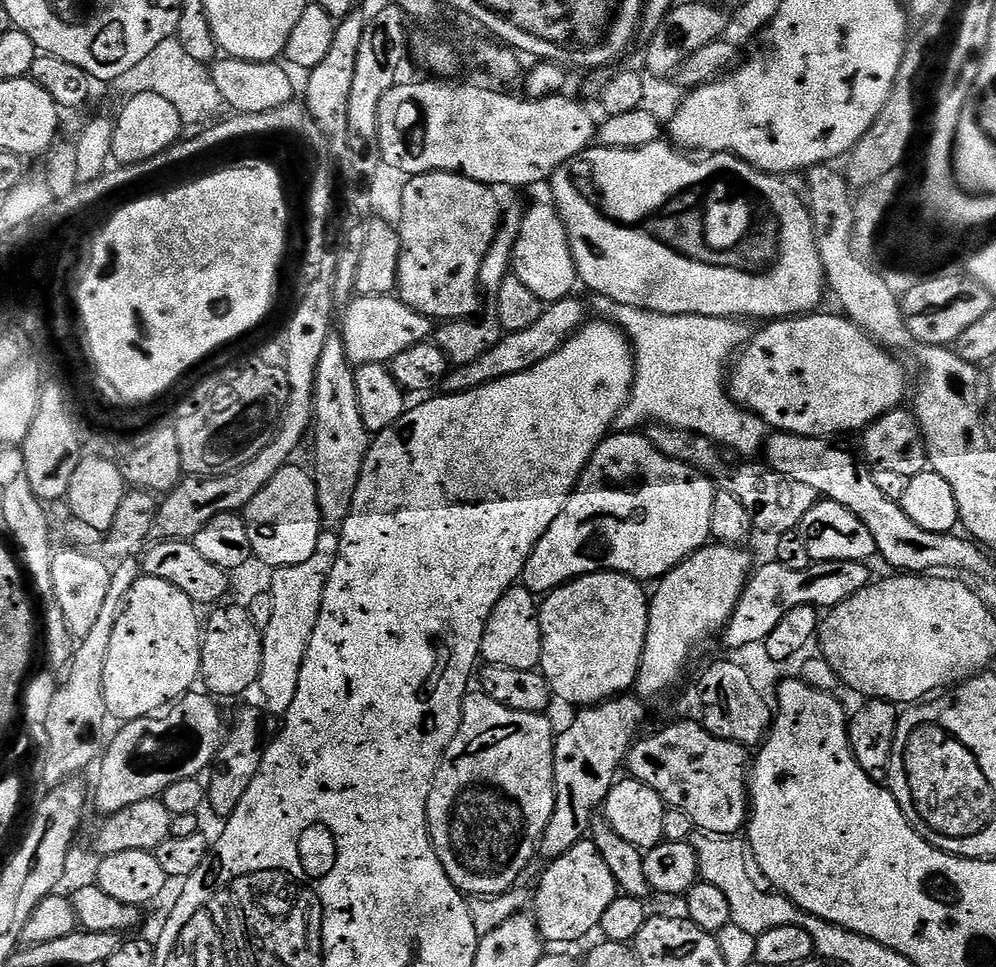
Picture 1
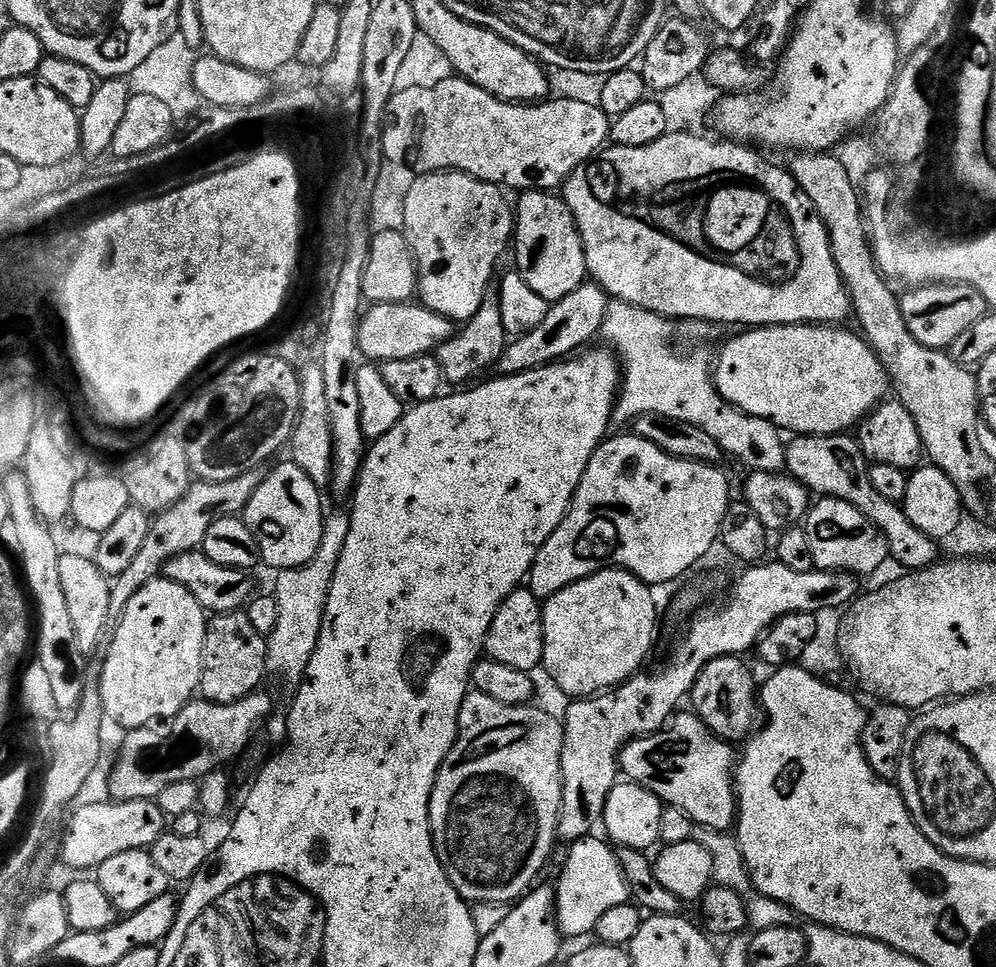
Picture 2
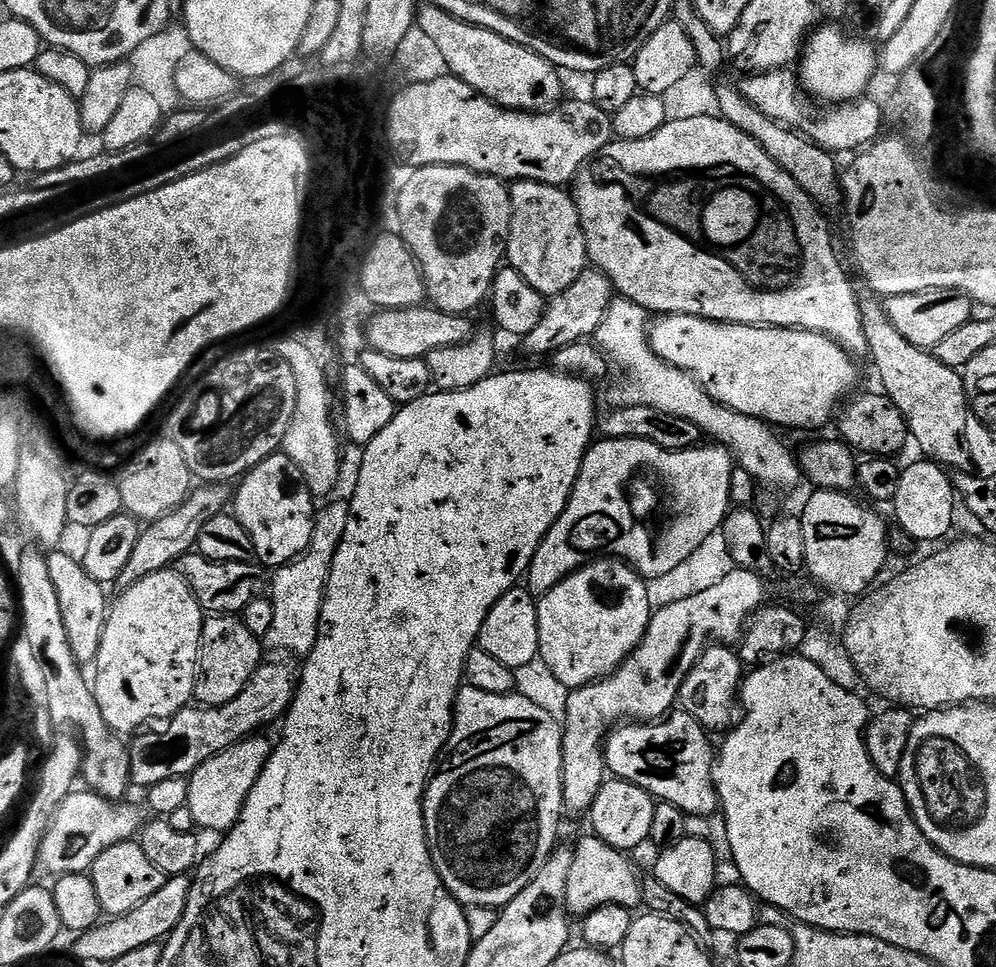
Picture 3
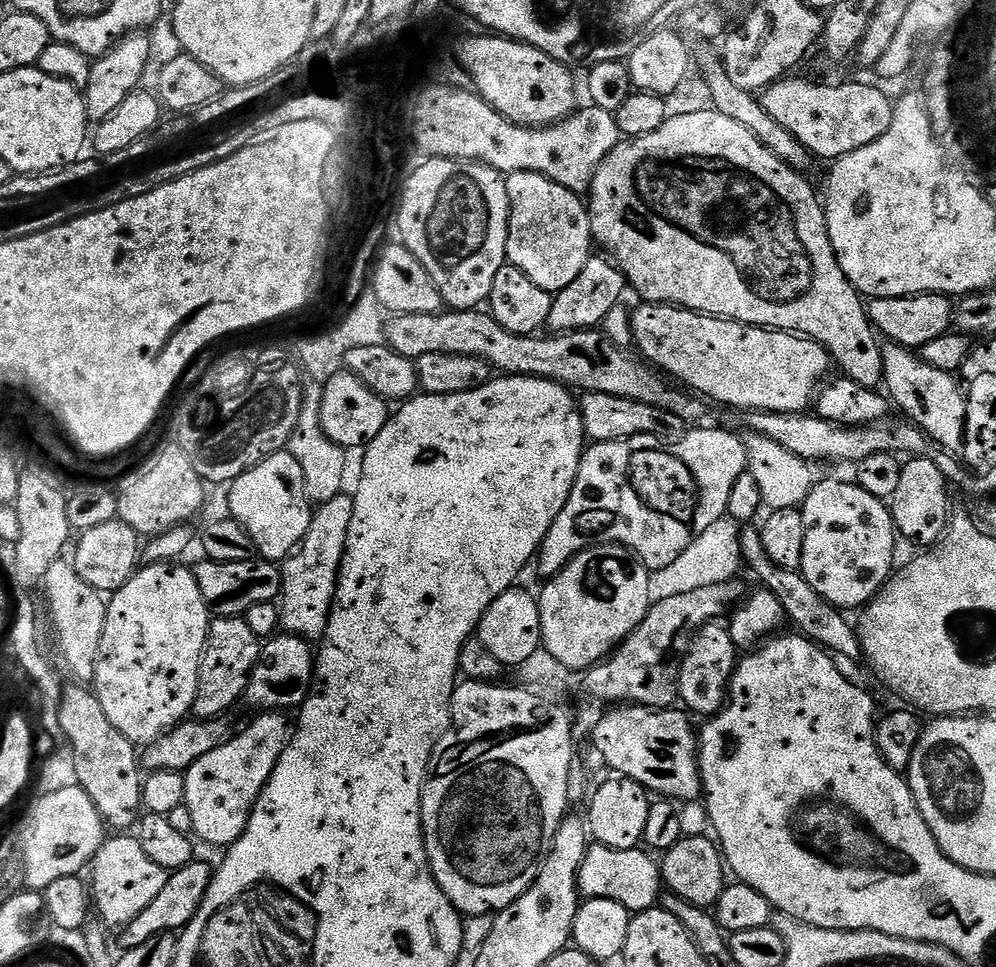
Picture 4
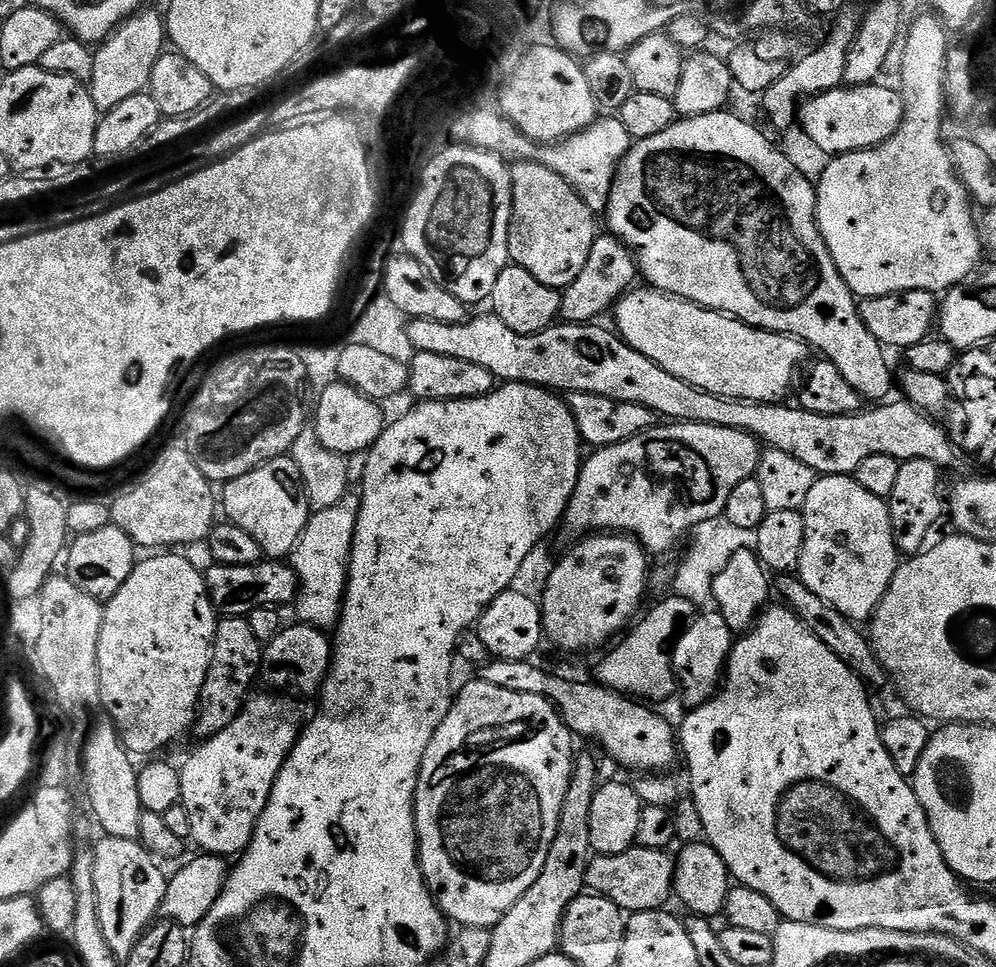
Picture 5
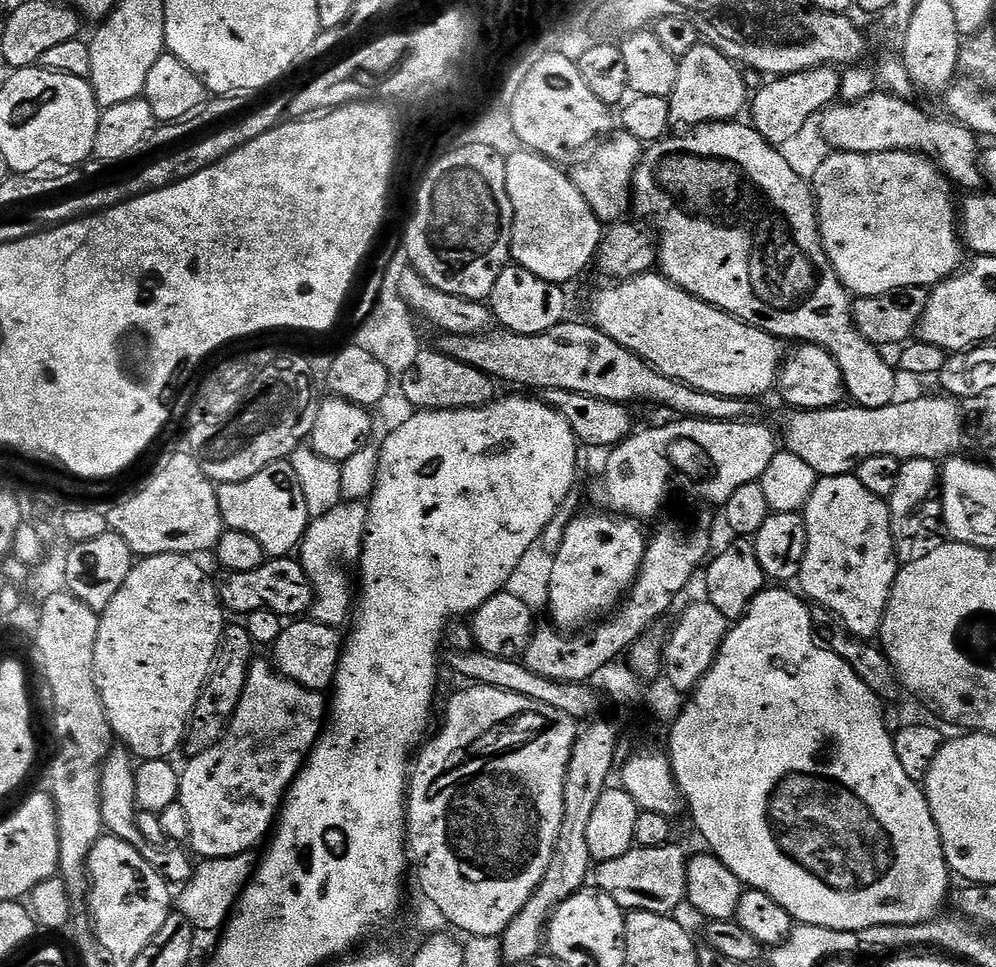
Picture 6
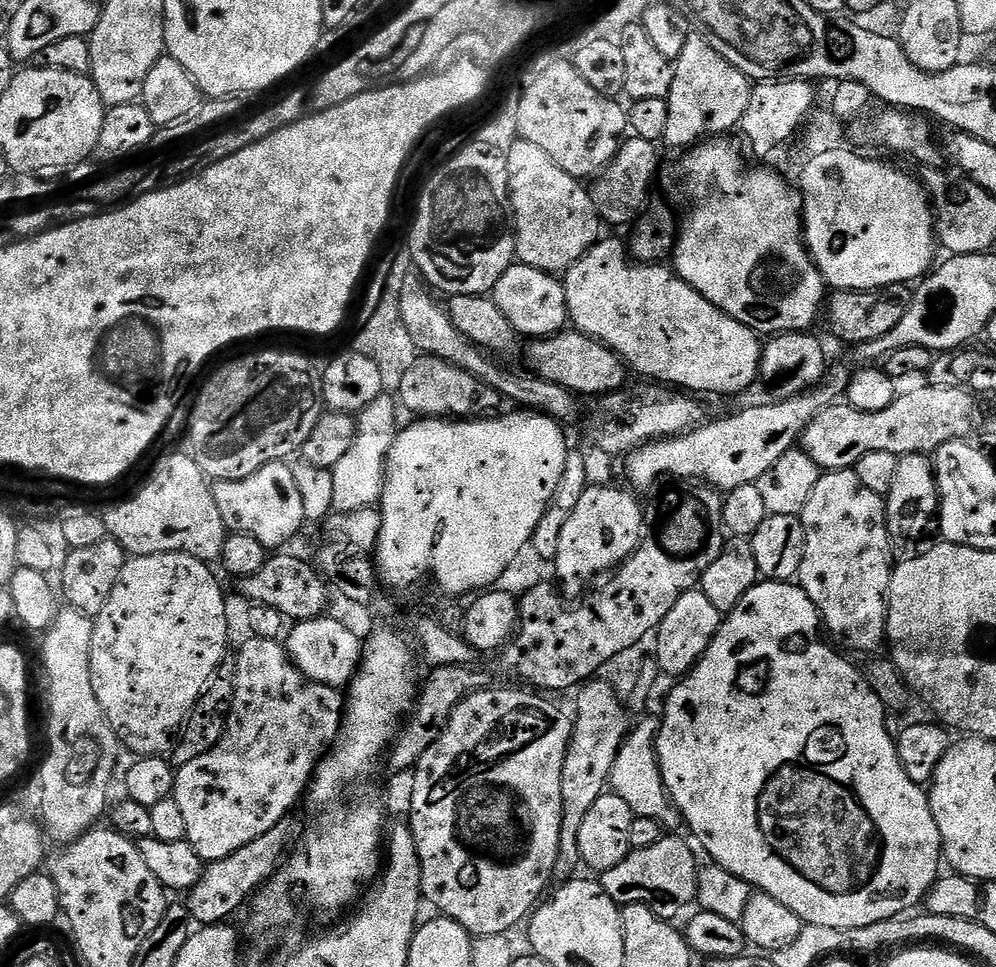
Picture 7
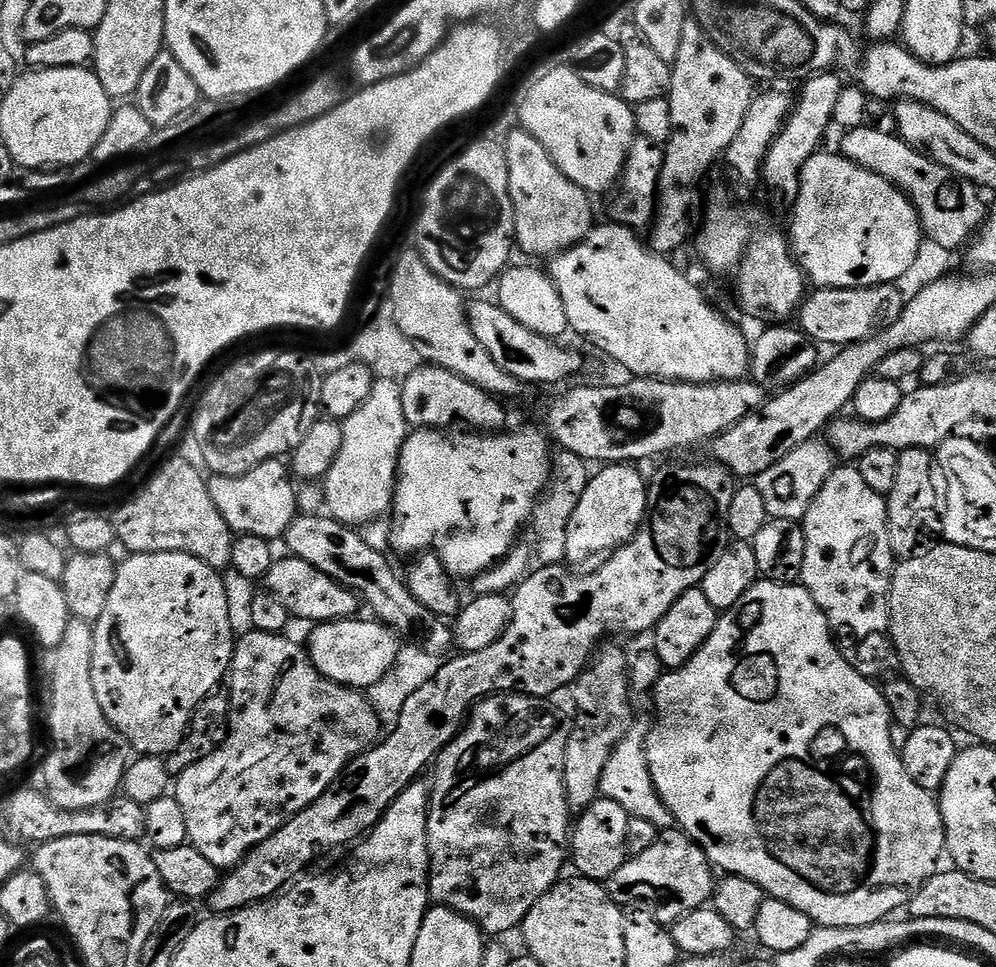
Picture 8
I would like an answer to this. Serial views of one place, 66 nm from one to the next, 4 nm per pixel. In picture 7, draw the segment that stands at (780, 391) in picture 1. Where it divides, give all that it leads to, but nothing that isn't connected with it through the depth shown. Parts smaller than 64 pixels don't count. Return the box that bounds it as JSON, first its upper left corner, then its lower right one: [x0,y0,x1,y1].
[562,239,761,396]

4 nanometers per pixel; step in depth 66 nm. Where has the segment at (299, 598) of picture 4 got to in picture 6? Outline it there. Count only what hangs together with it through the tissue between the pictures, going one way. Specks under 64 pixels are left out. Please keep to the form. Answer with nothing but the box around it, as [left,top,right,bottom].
[298,500,368,629]

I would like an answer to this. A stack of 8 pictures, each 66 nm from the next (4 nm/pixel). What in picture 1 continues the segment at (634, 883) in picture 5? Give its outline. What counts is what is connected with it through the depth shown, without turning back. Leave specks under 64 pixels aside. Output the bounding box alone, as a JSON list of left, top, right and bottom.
[534,838,618,945]

